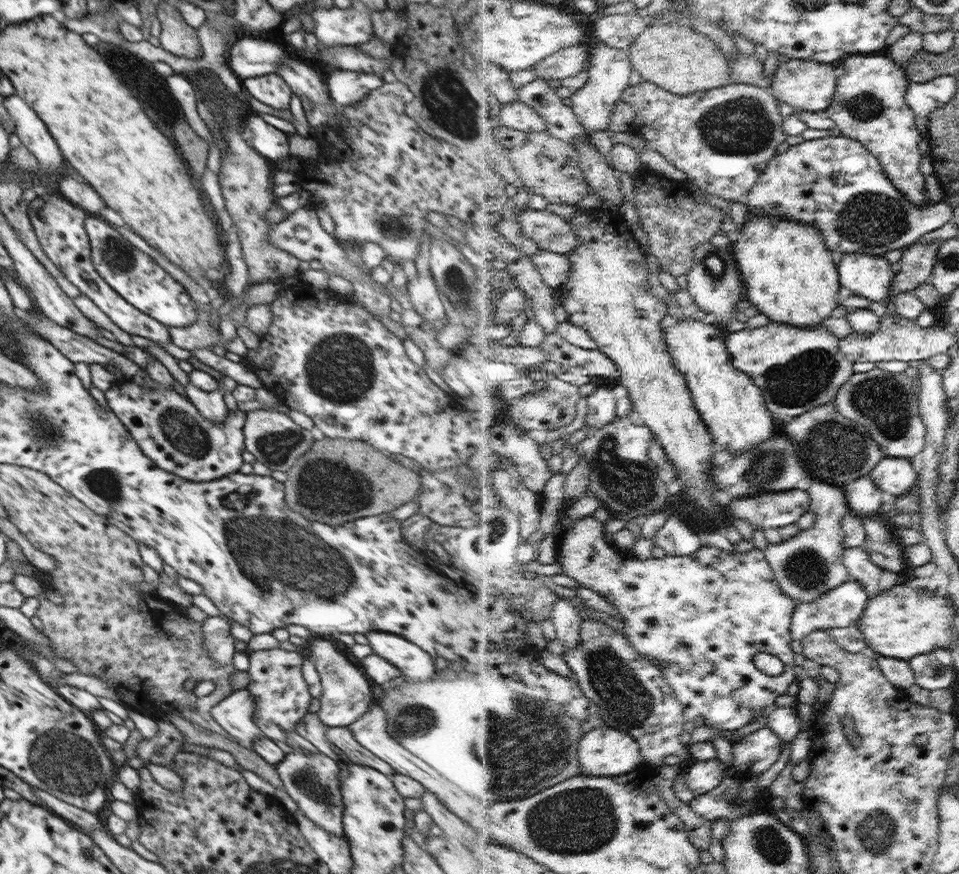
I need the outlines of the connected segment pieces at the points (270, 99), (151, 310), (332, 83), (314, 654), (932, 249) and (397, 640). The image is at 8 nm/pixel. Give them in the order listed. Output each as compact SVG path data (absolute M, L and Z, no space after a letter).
M276 73L242 79L242 86L250 96L271 106L274 110L288 110L292 98L292 90L282 77Z
M87 216L85 229L90 239L92 262L97 268L98 274L128 304L139 308L167 327L182 328L196 323L199 312L194 300L186 294L187 290L184 290L184 286L166 272L162 266L158 266L154 259L134 247L118 232L118 229L114 229L103 218Z
M341 69L332 70L325 79L327 93L331 100L341 108L362 100L372 90L385 84L383 76L376 73L352 72Z
M314 635L308 639L306 644L310 650L310 660L315 664L322 683L322 694L320 710L317 712L320 722L331 727L349 727L355 720L358 720L365 712L368 712L370 705L376 702L371 684L364 680L364 674L344 656L336 650L336 646L328 640L322 639L321 635Z
M941 242L930 243L930 245L916 243L904 251L897 278L894 279L891 290L891 300L887 305L892 306L893 309L901 292L912 292L930 279L934 263L937 262L937 252L940 245Z
M377 631L364 636L368 638L372 651L399 668L409 682L440 677L434 672L433 656L402 636Z

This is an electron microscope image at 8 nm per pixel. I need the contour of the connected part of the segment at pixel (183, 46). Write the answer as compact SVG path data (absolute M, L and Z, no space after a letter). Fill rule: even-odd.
M158 7L157 13L162 19L160 47L175 56L190 60L202 58L202 46L197 30L188 26L180 12L173 7Z

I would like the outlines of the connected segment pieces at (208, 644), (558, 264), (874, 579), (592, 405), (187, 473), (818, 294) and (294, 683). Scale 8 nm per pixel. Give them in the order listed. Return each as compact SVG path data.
M211 616L201 626L207 655L216 664L232 664L232 655L237 651L239 643L230 633L229 622L219 616Z
M543 249L533 259L551 287L561 288L571 280L573 264L569 255Z
M850 547L846 548L844 555L846 567L850 570L851 576L865 586L872 598L882 592L880 580L882 580L884 568L872 561L871 553L861 547Z
M600 386L588 399L589 411L586 424L594 429L604 428L618 416L618 400L610 387Z
M124 379L120 388L112 385L105 391L105 397L111 411L122 421L141 451L155 462L158 469L162 468L190 482L218 480L240 470L243 463L242 453L245 450L243 435L245 412L239 409L229 410L225 420L212 422L204 418L189 399L184 399L174 389L168 389L165 384L155 382L153 390L147 388L146 394L150 396L150 400L142 398L140 394L126 392L126 390L142 392L138 387L141 386Z
M754 215L733 247L748 288L747 299L774 323L815 327L839 314L841 271L821 228L778 215Z
M282 648L247 652L250 666L247 673L250 680L247 689L255 702L256 726L264 737L276 742L286 742L288 732L297 730L297 722L308 713L308 706L313 696L310 694L302 672L305 657L297 651L286 651Z

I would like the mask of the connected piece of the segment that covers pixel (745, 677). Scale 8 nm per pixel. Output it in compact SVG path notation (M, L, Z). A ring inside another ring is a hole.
M594 516L570 526L570 530L562 534L559 544L558 560L563 573L604 596L623 616L623 635L628 642L652 663L665 662L662 668L685 704L688 720L703 716L708 726L730 731L748 726L757 720L759 712L771 715L779 707L776 700L789 694L790 687L797 680L790 628L798 602L784 592L765 549L736 553L706 545L692 556L666 556L642 563L635 553L614 548L606 535L606 525ZM758 652L779 657L785 663L784 672L777 676L762 672L754 662Z

